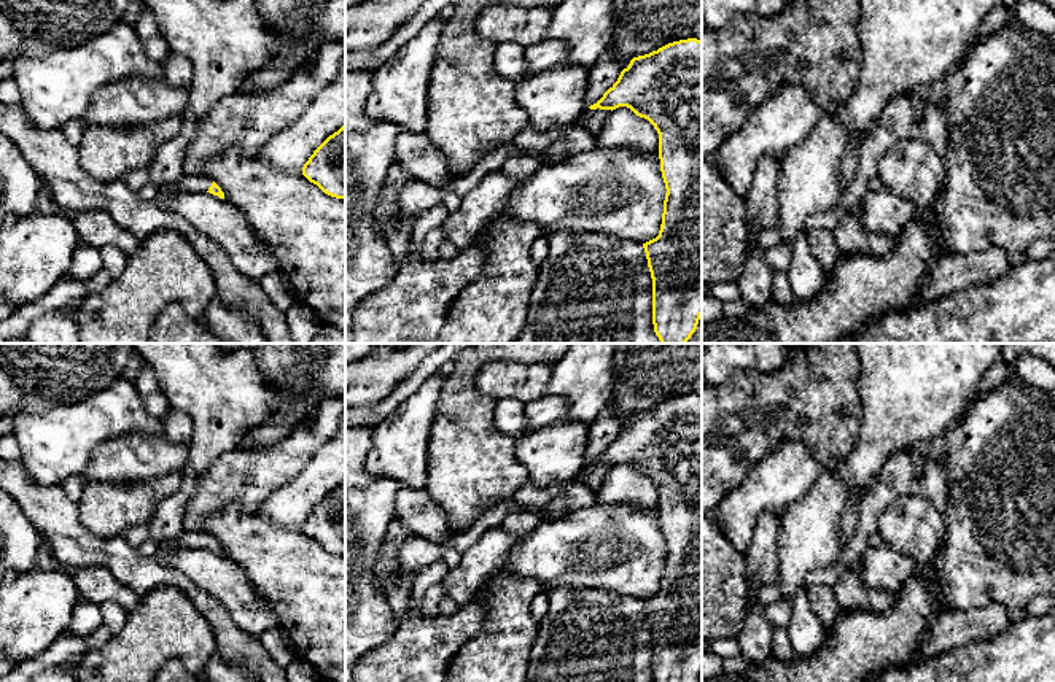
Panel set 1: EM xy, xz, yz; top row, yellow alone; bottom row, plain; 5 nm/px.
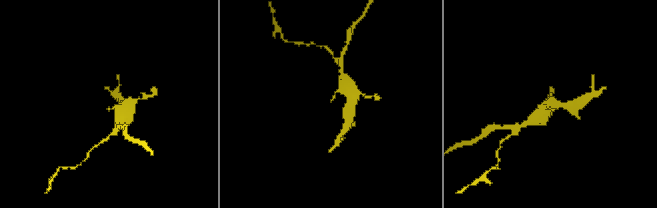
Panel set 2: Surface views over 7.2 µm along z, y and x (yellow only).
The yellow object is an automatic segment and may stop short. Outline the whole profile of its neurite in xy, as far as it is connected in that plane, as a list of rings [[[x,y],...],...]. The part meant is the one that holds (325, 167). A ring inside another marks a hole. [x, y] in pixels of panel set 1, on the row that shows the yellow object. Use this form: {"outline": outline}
{"outline": [[[345,124],[313,151],[302,175],[325,194],[345,200]]]}

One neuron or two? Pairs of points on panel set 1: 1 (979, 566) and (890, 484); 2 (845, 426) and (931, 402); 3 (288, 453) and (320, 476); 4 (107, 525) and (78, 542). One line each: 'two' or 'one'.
1: two
2: two
3: two
4: two

